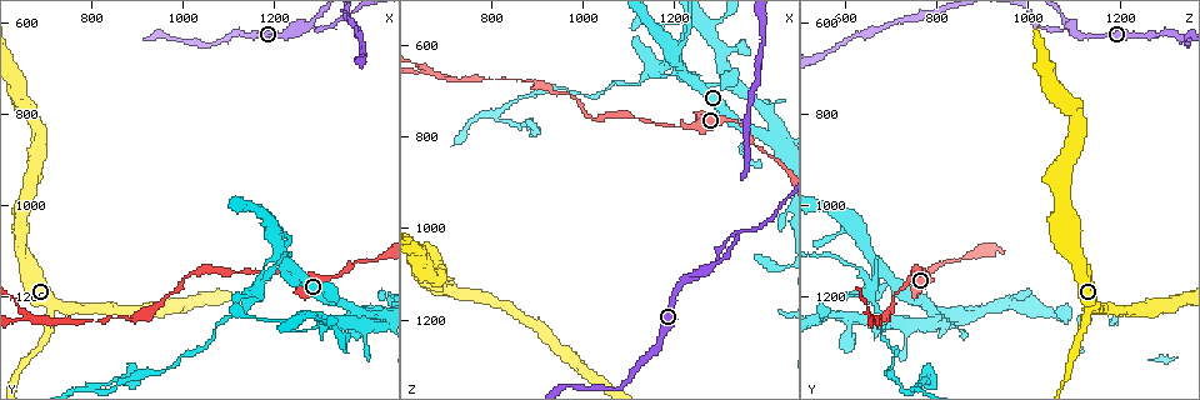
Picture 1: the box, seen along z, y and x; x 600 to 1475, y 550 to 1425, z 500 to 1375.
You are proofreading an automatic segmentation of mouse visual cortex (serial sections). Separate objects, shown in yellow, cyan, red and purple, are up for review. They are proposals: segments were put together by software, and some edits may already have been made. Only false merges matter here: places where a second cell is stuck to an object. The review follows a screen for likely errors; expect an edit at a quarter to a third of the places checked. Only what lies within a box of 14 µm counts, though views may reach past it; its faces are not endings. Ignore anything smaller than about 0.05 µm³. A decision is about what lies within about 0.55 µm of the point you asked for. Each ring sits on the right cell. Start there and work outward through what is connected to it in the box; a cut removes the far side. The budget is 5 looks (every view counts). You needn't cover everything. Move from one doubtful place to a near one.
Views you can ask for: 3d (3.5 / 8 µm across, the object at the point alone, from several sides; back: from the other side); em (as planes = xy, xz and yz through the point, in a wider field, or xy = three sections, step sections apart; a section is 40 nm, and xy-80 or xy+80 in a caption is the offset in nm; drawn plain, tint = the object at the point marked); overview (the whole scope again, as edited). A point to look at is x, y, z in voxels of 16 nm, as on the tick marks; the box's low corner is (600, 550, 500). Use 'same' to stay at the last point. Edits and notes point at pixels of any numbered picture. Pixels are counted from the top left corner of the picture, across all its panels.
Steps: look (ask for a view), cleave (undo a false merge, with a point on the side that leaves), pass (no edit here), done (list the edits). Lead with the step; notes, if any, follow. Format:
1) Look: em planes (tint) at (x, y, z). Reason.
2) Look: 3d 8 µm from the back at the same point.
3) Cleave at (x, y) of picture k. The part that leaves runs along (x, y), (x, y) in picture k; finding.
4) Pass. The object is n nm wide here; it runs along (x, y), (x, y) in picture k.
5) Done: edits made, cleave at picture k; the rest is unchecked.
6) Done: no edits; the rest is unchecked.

Look: 3d 3.5 µm at (670, 1240, 660). Three arms meet.

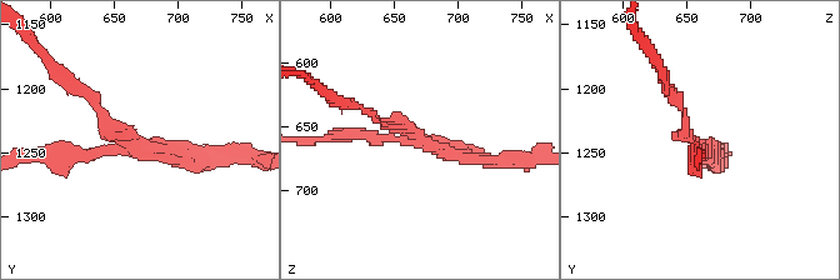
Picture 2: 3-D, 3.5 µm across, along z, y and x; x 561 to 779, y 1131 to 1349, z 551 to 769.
Look: em xy step 1 (tint) at (666, 1244, 658).

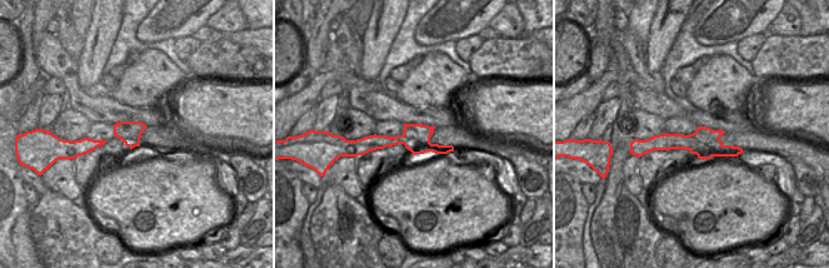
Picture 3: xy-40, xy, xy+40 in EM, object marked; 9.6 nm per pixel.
Cleave at (96, 106) of picture 2. The arms are 100, 200, 200 nm wide; the part that leaves runs along (140, 145), (55, 69) in picture 2; two cells meet here.

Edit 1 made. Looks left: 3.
Look: overview. Redraw.

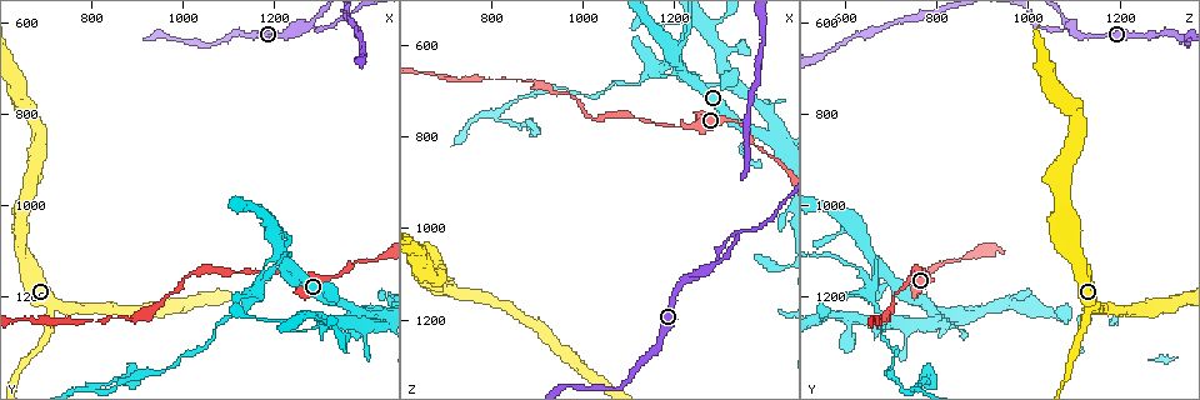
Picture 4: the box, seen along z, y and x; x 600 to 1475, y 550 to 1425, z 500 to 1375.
Look: 3d 3.5 µm at (1410, 1245, 795). Two arms at a narrow angle.

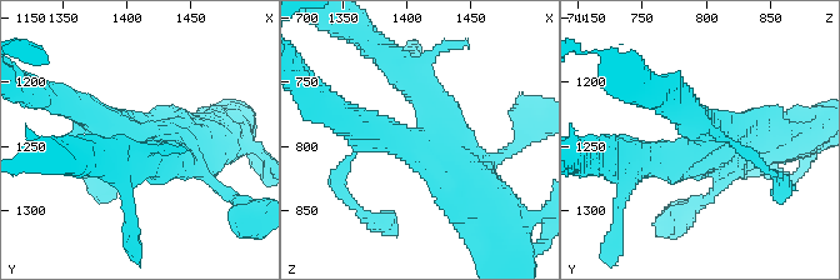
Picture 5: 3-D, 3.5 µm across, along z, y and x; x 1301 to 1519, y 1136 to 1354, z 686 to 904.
Look: em xy step 2 (tint) at (1410, 1244, 796).

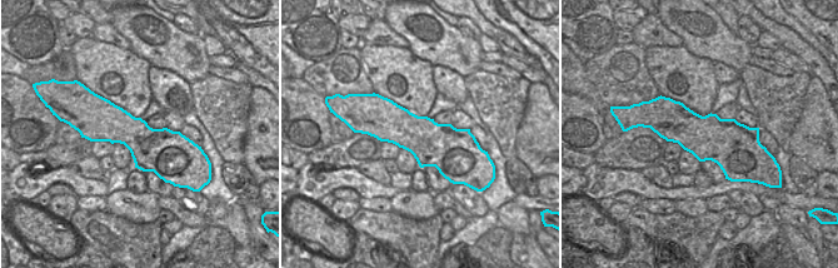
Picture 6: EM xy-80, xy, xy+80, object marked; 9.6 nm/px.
Pass. It runs along (69, 100), (153, 150), (126, 158) in picture 5; one cell here.

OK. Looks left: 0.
Done: edits made, cleave at picture 2; the rest is unchecked.

